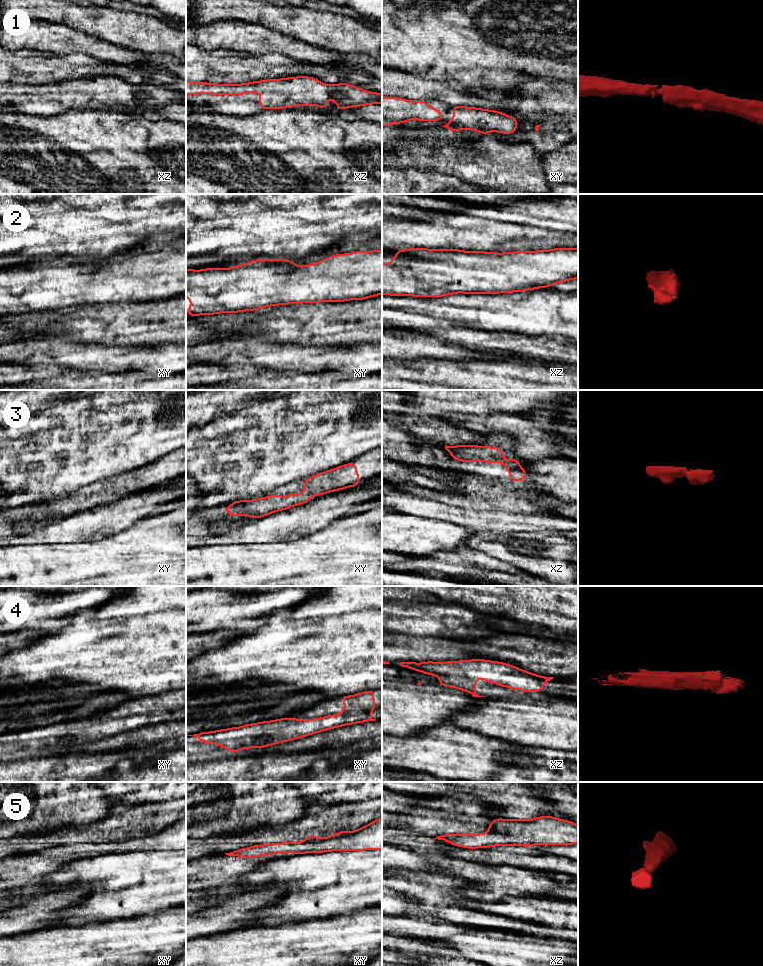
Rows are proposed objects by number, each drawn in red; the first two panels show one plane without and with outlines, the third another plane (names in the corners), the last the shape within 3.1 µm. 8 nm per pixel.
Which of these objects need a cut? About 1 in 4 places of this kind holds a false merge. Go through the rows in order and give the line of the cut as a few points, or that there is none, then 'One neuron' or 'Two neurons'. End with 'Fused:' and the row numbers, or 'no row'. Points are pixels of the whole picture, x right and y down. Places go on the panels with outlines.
1: No split. One neuron
2: No split. One neuron
3: No split. One neuron
4: No split. One neuron
5: No split. One neuron
Fused: no row

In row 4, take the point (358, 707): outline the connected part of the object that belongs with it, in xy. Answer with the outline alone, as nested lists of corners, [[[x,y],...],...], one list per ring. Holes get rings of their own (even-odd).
[[[369,690],[351,696],[340,696],[340,699],[345,704],[345,710],[337,715],[328,715],[315,719],[281,718],[272,721],[251,723],[241,727],[218,729],[211,732],[202,731],[198,734],[186,736],[197,737],[202,743],[217,744],[222,748],[229,749],[232,752],[231,755],[233,755],[241,749],[269,747],[270,745],[295,740],[345,725],[375,721],[371,717],[371,712],[376,708],[374,695],[375,690]]]

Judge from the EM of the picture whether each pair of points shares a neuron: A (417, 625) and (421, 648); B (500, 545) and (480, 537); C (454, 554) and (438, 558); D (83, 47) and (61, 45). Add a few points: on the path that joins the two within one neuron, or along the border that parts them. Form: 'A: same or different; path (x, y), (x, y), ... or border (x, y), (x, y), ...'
A: different; border (396, 632), (442, 637)
B: same; path (495, 545), (485, 541)
C: same; path (450, 558), (442, 558)
D: same; path (78, 45), (66, 45)

